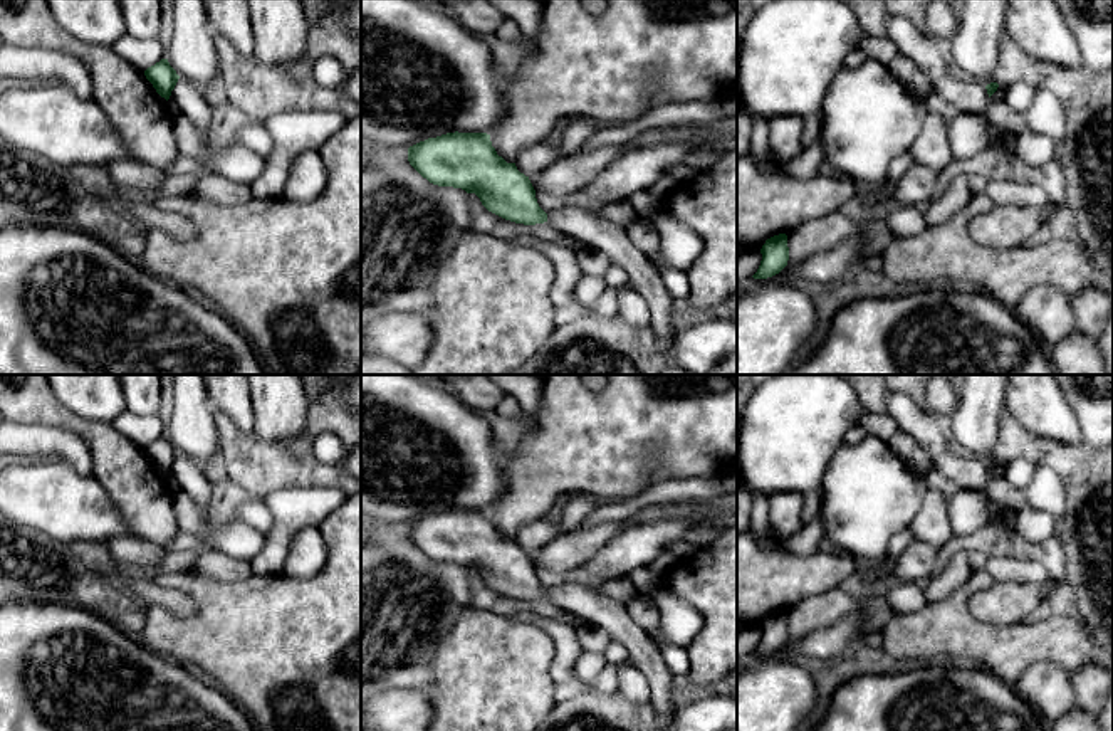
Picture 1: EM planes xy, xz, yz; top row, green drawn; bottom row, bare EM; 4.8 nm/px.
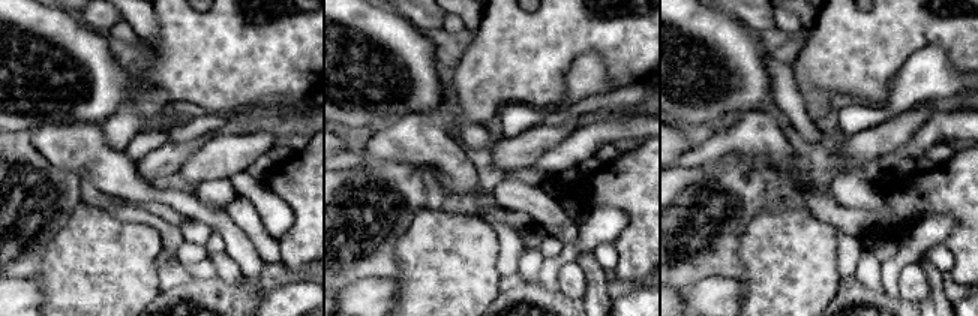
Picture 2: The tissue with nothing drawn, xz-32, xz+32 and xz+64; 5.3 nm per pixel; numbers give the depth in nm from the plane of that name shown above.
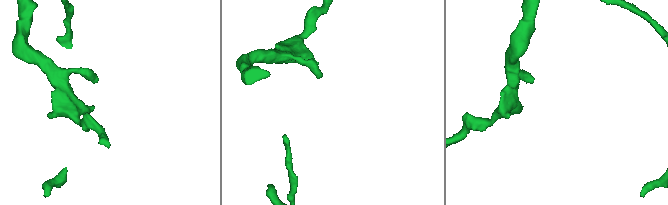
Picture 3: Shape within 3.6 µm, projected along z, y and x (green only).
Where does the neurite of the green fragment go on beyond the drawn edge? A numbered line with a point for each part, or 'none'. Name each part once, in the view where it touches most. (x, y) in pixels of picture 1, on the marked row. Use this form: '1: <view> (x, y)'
1: xz (580, 224)

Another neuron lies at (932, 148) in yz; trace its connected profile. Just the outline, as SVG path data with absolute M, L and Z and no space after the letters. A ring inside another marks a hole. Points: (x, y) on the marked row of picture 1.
M928 113L925 116L922 133L910 148L913 165L922 165L943 171L952 161L952 151L948 143L948 121L940 114Z

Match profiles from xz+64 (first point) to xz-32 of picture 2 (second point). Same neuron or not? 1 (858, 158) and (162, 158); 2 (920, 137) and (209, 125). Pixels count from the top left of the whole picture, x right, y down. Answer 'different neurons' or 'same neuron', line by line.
1: same neuron
2: different neurons

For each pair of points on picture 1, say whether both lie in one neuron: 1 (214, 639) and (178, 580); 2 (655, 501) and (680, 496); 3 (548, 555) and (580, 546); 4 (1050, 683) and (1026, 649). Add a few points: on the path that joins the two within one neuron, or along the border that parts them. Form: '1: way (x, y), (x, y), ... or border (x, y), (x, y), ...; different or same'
1: way (214, 622), (214, 607), (195, 589); same
2: way (662, 496), (674, 496); same
3: way (556, 555), (571, 548); same
4: border (1073, 673), (1033, 662), (1013, 686); different

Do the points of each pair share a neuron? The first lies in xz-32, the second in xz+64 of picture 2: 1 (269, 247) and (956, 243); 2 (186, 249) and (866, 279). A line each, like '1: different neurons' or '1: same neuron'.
1: different neurons
2: same neuron

